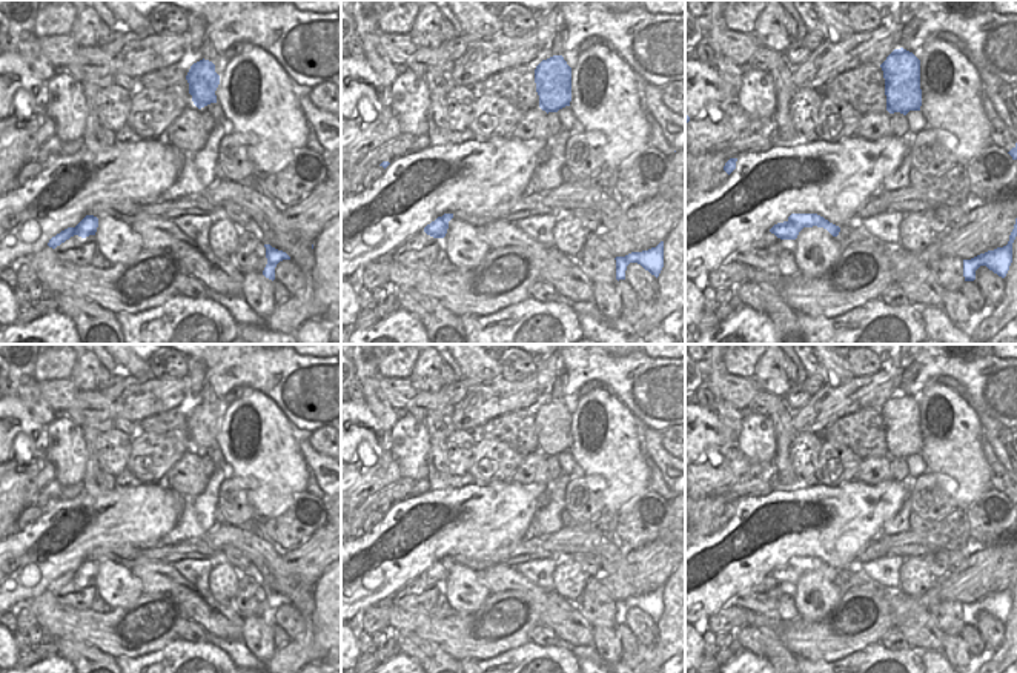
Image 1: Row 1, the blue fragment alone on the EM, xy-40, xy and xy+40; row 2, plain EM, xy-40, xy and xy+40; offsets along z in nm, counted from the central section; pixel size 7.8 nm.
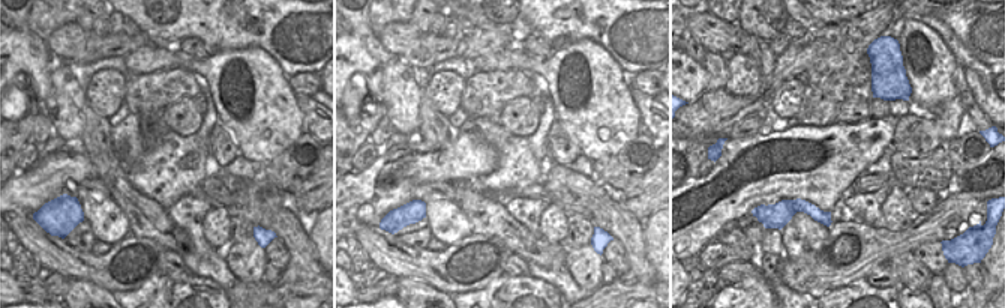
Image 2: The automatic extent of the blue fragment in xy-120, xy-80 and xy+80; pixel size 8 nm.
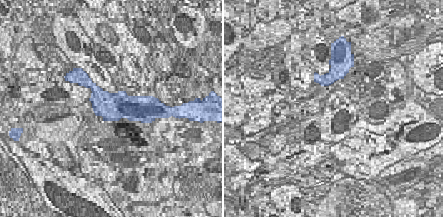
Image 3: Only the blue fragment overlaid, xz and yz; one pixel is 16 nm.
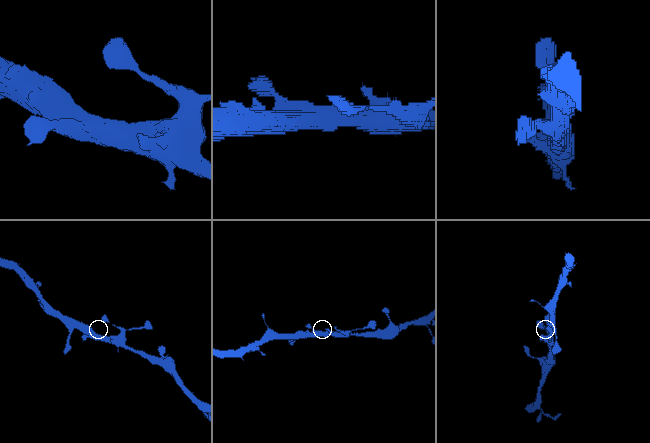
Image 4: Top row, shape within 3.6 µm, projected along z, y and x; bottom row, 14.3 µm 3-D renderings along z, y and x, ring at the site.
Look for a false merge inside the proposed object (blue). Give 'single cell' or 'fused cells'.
single cell

